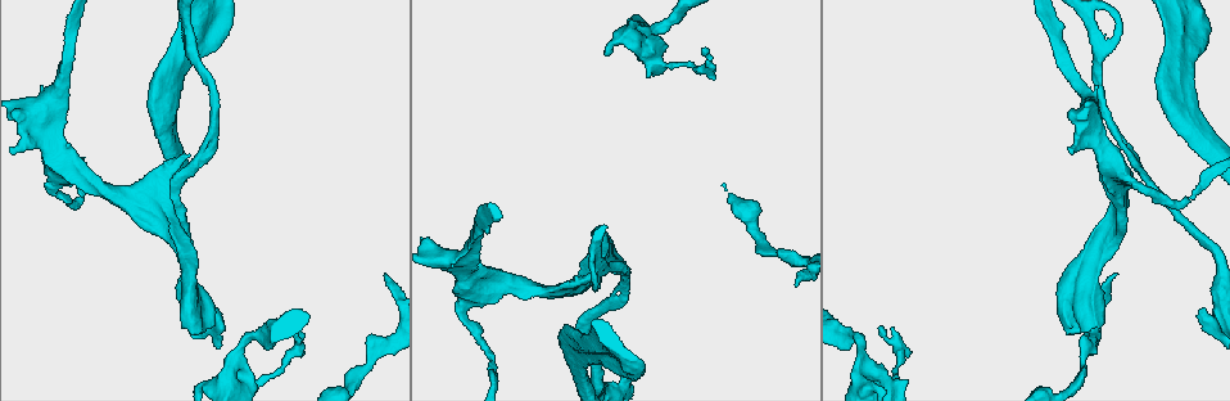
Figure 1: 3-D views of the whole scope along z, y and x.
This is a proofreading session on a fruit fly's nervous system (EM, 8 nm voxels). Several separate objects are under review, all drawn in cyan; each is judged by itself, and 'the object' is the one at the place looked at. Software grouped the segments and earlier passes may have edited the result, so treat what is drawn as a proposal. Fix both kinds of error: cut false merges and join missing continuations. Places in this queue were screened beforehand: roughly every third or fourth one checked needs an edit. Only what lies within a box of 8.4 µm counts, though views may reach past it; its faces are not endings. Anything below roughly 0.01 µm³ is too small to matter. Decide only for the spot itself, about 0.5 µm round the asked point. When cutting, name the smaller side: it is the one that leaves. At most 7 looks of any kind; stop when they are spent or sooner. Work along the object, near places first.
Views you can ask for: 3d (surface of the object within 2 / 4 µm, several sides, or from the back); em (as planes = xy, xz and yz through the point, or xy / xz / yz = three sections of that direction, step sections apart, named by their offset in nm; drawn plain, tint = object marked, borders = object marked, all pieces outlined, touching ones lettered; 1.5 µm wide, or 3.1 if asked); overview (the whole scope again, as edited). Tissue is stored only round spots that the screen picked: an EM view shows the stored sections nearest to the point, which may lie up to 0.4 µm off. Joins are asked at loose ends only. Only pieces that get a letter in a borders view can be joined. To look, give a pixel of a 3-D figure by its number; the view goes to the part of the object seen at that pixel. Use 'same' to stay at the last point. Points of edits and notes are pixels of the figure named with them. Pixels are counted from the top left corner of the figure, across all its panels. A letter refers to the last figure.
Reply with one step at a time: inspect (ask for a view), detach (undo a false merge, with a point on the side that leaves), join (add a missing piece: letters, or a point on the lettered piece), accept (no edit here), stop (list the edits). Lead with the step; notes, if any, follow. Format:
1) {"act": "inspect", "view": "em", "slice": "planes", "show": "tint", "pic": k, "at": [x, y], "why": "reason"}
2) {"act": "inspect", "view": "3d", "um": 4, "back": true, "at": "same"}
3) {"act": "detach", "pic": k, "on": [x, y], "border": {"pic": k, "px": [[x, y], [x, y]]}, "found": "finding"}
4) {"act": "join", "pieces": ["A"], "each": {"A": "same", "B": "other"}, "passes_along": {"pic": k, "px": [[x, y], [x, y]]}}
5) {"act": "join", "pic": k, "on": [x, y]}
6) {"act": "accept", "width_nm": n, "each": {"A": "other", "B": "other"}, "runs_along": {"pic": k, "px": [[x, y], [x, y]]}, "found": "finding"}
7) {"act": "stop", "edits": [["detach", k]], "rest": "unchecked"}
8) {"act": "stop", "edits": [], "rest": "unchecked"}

{"act": "inspect", "view": "em", "slice": "planes", "show": "borders", "pic": 1, "at": [195, 53], "why": "a fork"}

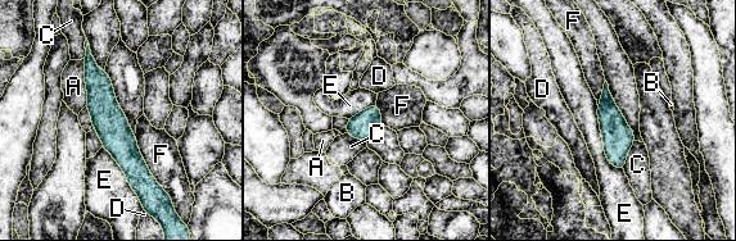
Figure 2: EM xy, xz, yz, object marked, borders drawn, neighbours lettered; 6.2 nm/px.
{"act": "accept", "width_nm": 160, "each": {"A": "other", "B": "other", "C": "other", "D": "other", "E": "other", "F": "other"}, "runs_along": {"pic": 2, "px": [[89, 55], [102, 105], [143, 191]]}, "found": "continuous, no second neuron"}

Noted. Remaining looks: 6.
{"act": "inspect", "view": "em", "slice": "yz", "step": 8, "show": "tint", "pic": 1, "at": [177, 82], "why": "an open end"}

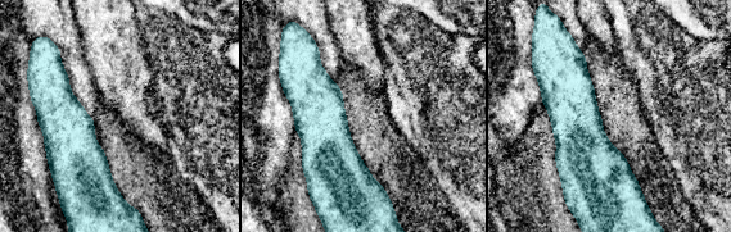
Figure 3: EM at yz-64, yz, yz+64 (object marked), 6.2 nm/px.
{"act": "inspect", "view": "em", "slice": "planes", "show": "borders", "at": "same"}

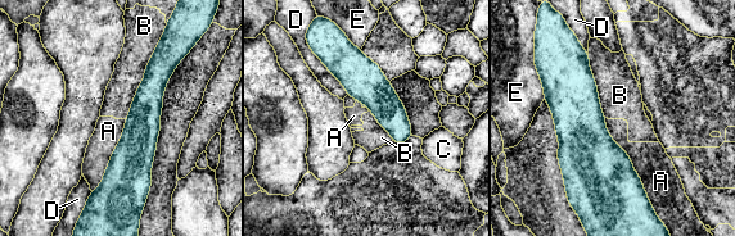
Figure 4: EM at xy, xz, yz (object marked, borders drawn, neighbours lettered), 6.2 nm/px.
{"act": "accept", "each": {"A": "other", "B": "other", "C": "other", "D": "other", "E": "other"}, "border": {"pic": 4, "px": [[166, 30], [125, 118]]}, "found": "no lettered piece goes on from it"}

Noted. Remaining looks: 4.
{"act": "inspect", "view": "em", "slice": "xy", "step": 4, "show": "tint", "pic": 1, "at": [861, 376], "why": "sudden change in width"}

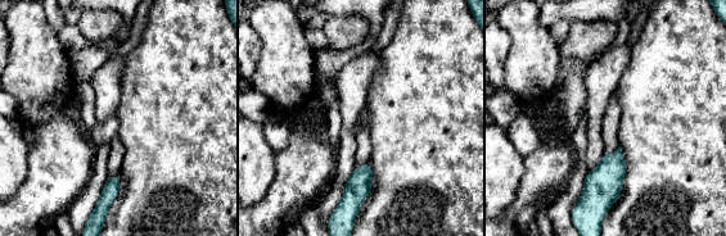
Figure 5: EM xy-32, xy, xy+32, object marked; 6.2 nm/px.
{"act": "inspect", "view": "em", "slice": "planes", "show": "borders", "at": "same"}

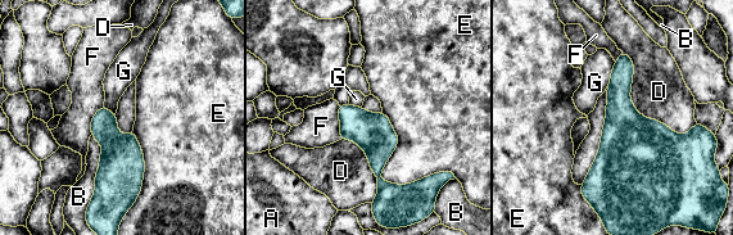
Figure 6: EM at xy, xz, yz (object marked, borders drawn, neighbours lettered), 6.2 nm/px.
{"act": "accept", "each": {"A": "other", "B": "other", "D": "other", "E": "other", "F": "other", "G": "other"}, "runs_along": {"pic": 6, "px": [[344, 107], [378, 143], [383, 213]]}, "found": "all the same neuron"}

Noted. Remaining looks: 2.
{"act": "stop", "edits": [], "rest": "unchecked"}

